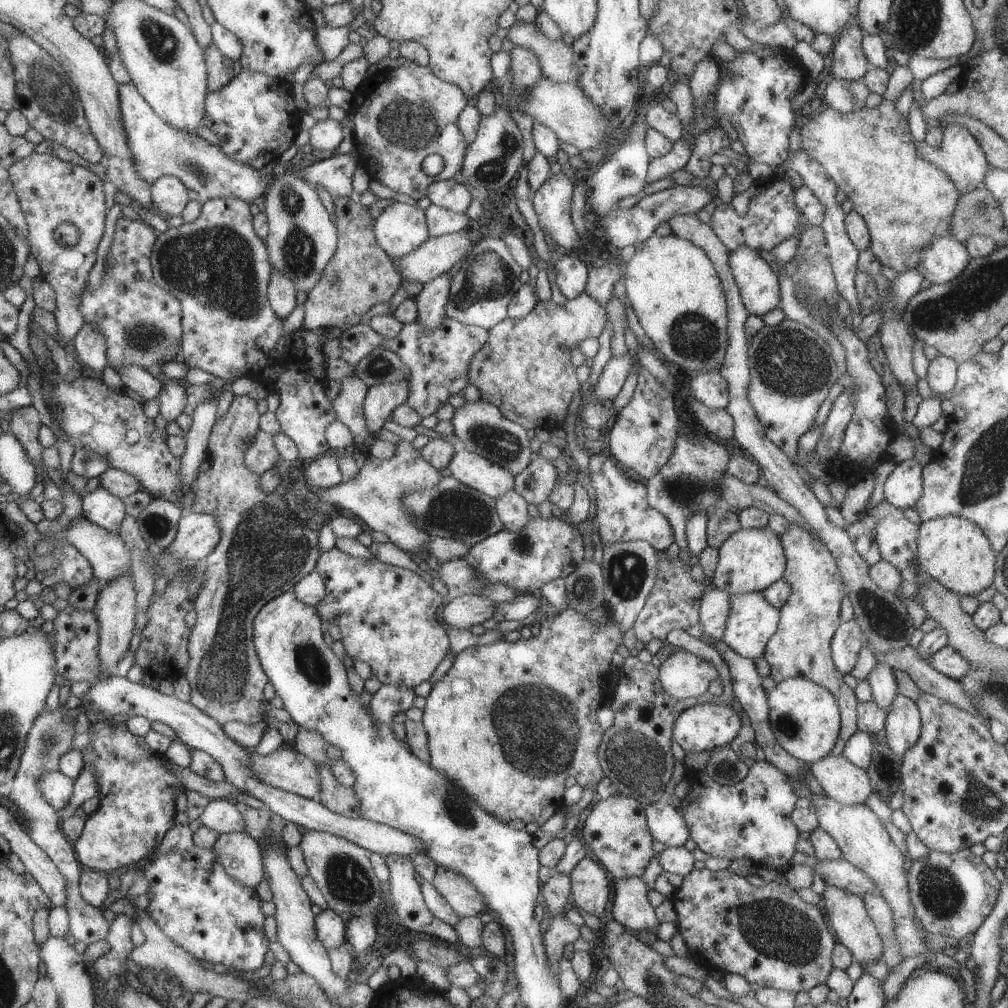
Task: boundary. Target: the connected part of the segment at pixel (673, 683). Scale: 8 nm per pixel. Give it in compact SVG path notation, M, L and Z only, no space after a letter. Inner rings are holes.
M678 650L664 660L659 667L659 679L665 693L677 699L699 697L708 692L710 682L718 680L720 674L705 658Z

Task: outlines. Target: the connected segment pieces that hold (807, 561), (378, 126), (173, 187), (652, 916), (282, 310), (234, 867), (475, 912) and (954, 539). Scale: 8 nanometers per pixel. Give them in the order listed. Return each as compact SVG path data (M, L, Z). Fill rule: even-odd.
M790 525L788 532L778 535L781 538L787 558L783 578L791 586L792 594L788 602L780 609L781 621L778 630L768 641L763 656L771 666L771 675L779 683L781 680L794 677L804 677L816 684L827 688L836 698L841 712L841 729L839 736L846 742L856 731L857 727L857 704L859 700L854 695L854 689L844 683L844 674L834 664L831 651L831 642L840 624L840 604L848 594L836 559L831 555L828 547L811 532L804 530L800 525Z
M406 62L399 68L373 69L353 92L353 136L361 166L367 170L371 179L378 180L396 192L408 194L414 200L426 196L427 188L433 182L452 179L457 172L461 172L468 144L459 127L459 116L471 102L457 84L436 76L429 65ZM430 154L438 154L444 161L442 172L436 176L429 176L422 170L422 160Z
M163 176L151 184L152 204L164 217L180 216L190 198L186 185L176 177Z
M642 877L612 879L612 888L615 888L614 904L612 904L614 919L629 930L654 929L657 932L660 922L649 901L648 886Z
M273 269L269 280L269 289L267 295L269 296L270 304L274 312L283 319L296 308L296 285L280 271Z
M220 833L213 851L227 875L246 888L256 890L265 879L261 846L250 833Z
M439 866L431 883L457 915L480 917L487 911L484 896L474 888L468 879L464 878L463 874Z
M946 515L919 525L917 559L920 566L942 586L956 594L978 595L995 580L995 558L984 531L968 519Z

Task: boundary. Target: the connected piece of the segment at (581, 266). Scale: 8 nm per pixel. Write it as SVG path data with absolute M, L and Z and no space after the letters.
M564 256L557 261L557 284L560 292L566 296L567 300L575 299L585 292L587 285L587 274L592 268L592 264L584 262L578 256Z

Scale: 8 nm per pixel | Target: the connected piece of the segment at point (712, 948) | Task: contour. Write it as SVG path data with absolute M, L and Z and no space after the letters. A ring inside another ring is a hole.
M692 869L686 876L683 876L682 884L675 889L670 898L675 911L677 912L677 932L682 935L687 948L690 950L692 958L698 962L698 964L704 964L704 966L712 966L712 968L718 968L720 972L740 974L749 982L751 990L758 992L760 989L770 987L781 991L788 991L798 993L801 990L808 992L816 985L826 982L828 974L833 969L832 953L837 943L834 938L834 932L829 926L826 914L821 906L813 905L802 901L802 898L797 893L797 890L791 887L789 884L783 885L773 881L766 883L764 886L757 887L748 882L746 877L740 877L730 870L725 869L721 871L710 871L708 869Z

